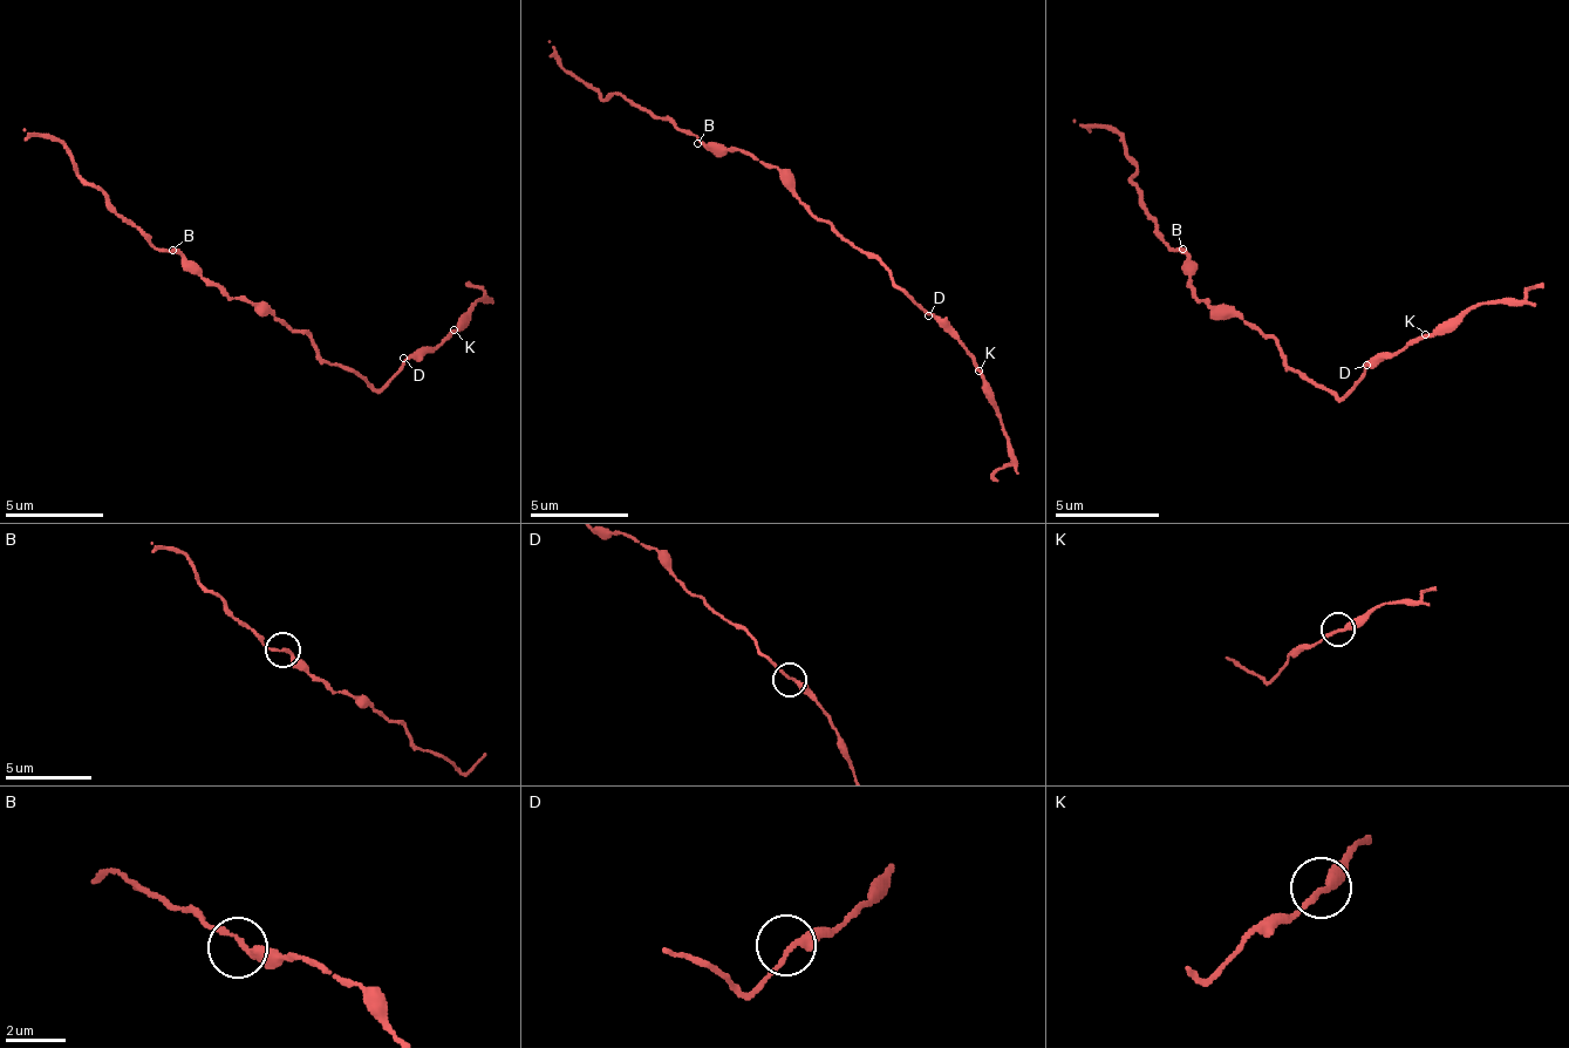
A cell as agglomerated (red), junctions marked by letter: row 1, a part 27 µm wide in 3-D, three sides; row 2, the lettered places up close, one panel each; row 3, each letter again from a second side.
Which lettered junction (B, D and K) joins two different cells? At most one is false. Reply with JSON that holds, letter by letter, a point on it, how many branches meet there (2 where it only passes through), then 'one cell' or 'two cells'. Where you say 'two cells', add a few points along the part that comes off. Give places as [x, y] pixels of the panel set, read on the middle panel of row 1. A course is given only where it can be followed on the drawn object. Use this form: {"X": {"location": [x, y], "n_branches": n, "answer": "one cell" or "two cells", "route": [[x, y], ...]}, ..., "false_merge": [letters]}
{"B": {"location": [697, 143], "n_branches": 2, "answer": "one cell"}, "D": {"location": [928, 315], "n_branches": 2, "answer": "one cell"}, "K": {"location": [979, 371], "n_branches": 2, "answer": "one cell"}, "false_merge": []}

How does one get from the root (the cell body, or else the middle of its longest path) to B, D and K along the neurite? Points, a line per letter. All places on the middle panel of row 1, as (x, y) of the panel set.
B: (811, 212), (796, 188), (776, 168), (766, 168), (737, 148), (702, 148), (697, 143)
D: (811, 212), (840, 237), (870, 251), (928, 315)
K: (811, 212), (840, 237), (870, 251), (879, 266), (973, 359), (977, 369)

